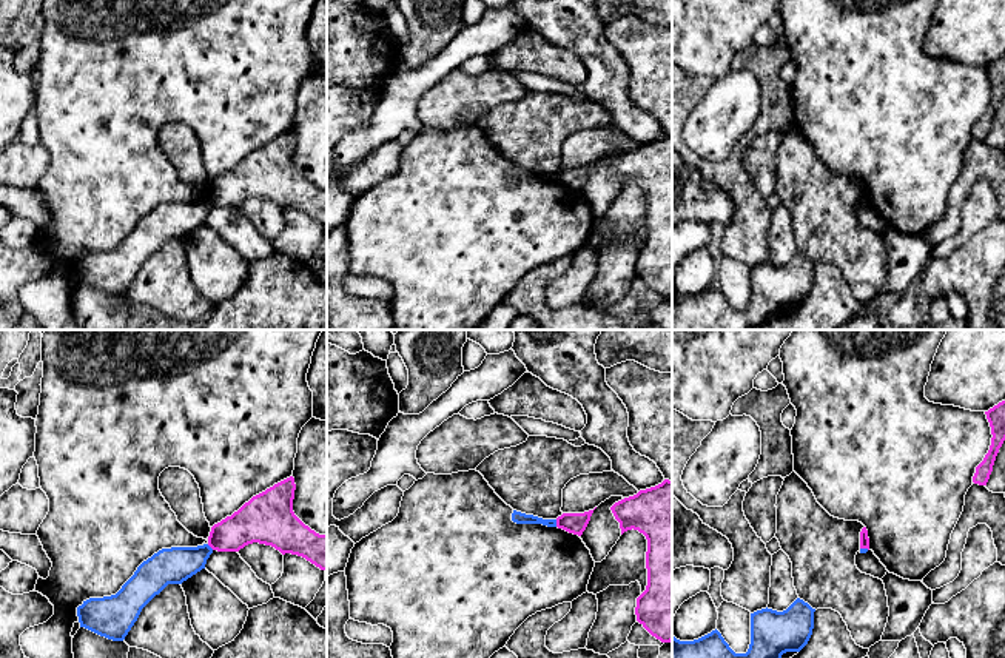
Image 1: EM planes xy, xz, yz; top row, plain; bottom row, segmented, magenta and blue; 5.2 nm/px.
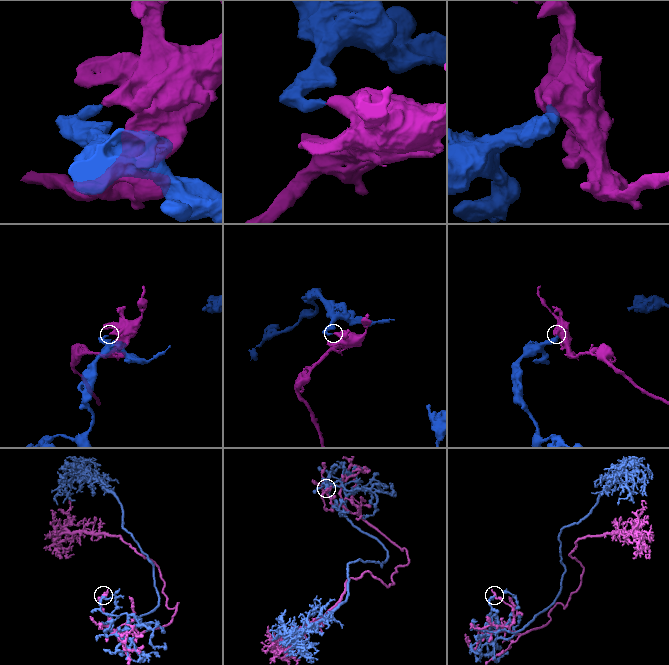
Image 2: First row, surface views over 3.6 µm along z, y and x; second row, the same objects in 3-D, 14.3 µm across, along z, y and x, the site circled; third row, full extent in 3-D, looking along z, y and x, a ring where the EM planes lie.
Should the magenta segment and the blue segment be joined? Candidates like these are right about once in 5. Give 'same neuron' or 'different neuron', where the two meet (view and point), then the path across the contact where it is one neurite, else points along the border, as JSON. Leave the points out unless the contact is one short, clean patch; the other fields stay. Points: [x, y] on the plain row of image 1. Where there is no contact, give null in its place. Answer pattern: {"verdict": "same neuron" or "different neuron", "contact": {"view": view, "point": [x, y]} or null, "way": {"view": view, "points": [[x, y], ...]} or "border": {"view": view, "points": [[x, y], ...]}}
{"verdict": "different neuron", "contact": {"view": "xz", "point": [557, 177]}, "border": {"view": "xz", "points": [[555, 174], [557, 181]]}}

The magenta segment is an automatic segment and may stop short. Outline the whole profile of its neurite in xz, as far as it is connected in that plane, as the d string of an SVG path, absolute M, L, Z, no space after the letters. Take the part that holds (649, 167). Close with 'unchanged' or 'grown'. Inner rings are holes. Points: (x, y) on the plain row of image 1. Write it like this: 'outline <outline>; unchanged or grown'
outline M672 136L640 145L610 162L621 190L638 185L647 194L647 240L637 253L637 276L661 297L672 296Z; unchanged

